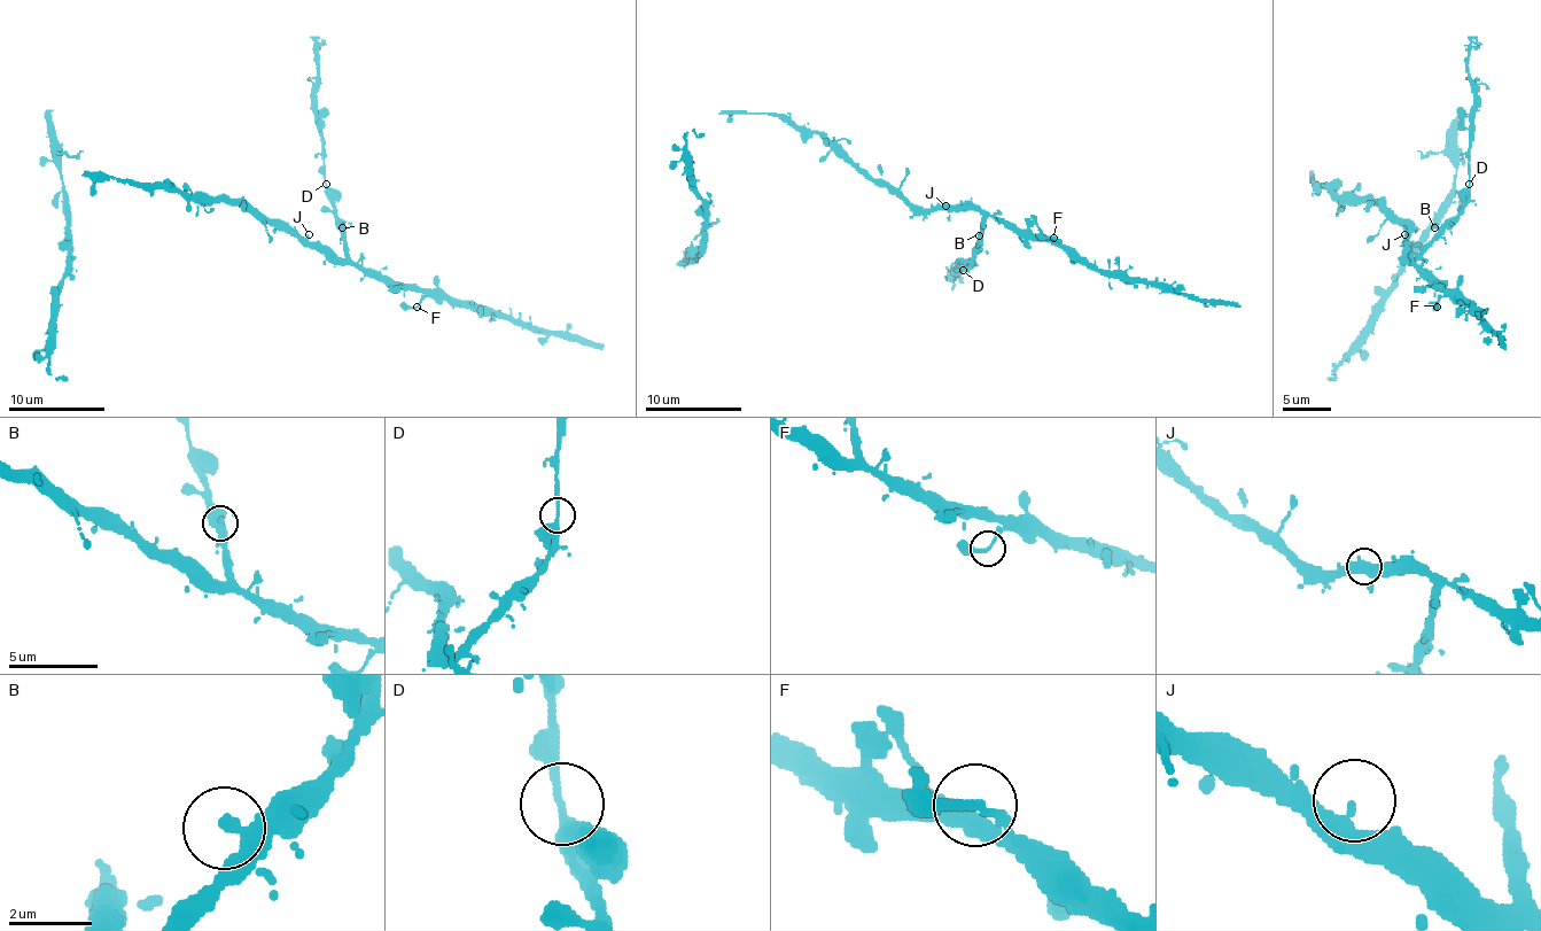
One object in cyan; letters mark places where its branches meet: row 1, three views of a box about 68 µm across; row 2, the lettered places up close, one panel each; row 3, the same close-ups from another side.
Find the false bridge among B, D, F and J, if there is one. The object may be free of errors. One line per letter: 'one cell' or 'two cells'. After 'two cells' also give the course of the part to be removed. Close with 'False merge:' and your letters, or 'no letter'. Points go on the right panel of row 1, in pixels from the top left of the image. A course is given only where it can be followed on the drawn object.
B: one cell
D: one cell
F: one cell
J: one cell
False merge: no letter

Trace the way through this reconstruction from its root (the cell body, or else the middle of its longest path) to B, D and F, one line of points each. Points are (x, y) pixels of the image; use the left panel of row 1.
B: (227, 203), (246, 206), (274, 227), (318, 241), (340, 258), (347, 256), (342, 227)
D: (227, 203), (246, 206), (274, 227), (318, 241), (344, 258), (344, 223), (335, 212), (333, 193), (325, 184)
F: (227, 203), (246, 206), (280, 230), (318, 241), (340, 258), (386, 280), (414, 287), (421, 294), (417, 307)

